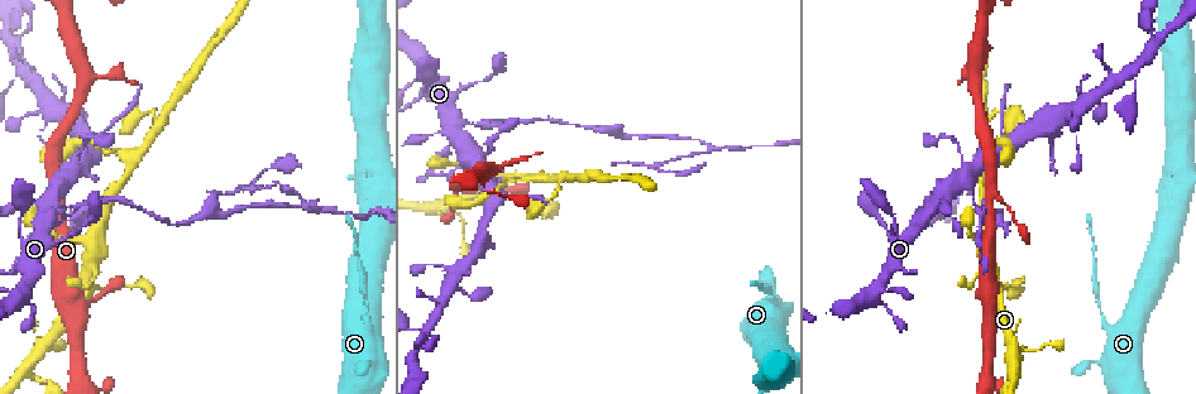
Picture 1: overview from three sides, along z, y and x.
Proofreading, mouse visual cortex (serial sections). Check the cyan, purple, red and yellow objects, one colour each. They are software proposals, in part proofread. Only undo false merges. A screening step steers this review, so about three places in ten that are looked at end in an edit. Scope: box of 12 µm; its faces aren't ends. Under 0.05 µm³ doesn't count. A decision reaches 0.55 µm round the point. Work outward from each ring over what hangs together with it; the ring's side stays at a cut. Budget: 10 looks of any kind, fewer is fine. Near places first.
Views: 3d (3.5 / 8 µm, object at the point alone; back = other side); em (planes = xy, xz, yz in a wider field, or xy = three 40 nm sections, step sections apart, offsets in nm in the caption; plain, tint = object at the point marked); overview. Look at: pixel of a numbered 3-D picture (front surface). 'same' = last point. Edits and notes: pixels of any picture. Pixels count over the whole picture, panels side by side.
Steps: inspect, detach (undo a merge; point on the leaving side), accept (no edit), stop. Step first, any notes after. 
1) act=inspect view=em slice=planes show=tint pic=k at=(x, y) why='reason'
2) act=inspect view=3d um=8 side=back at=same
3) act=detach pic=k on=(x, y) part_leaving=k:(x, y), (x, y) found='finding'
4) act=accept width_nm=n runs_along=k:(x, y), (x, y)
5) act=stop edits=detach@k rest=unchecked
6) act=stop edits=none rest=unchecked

act=inspect view=3d um=3.5 side=back pic=1 at=(984, 376) why='narrows sharply'

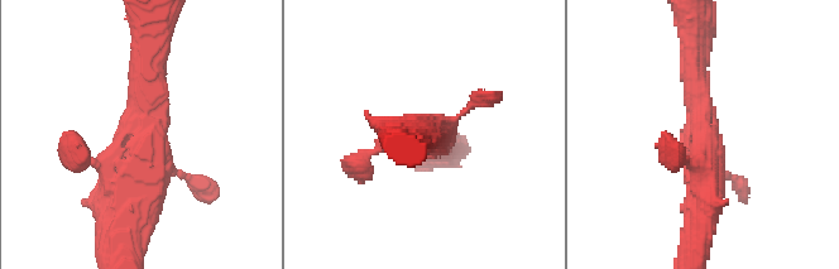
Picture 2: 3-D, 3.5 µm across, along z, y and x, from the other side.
act=inspect view=em slice=xy step=2 show=tint pic=2 at=(142, 128) arms=3 arm_widths_nm=150,200,350

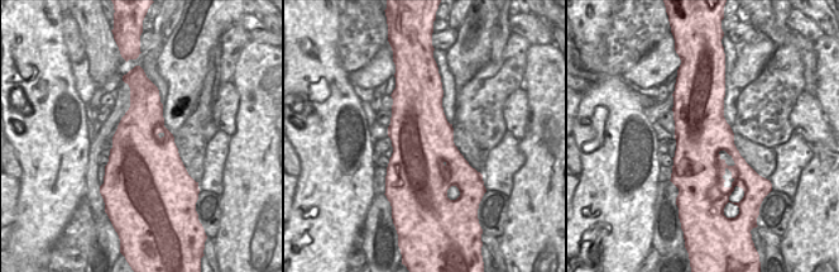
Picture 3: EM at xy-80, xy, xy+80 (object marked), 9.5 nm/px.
act=accept found='continuous, no second cell'

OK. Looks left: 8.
act=inspect view=3d um=3.5 side=back pic=1 at=(1011, 215) why='sudden change in width'

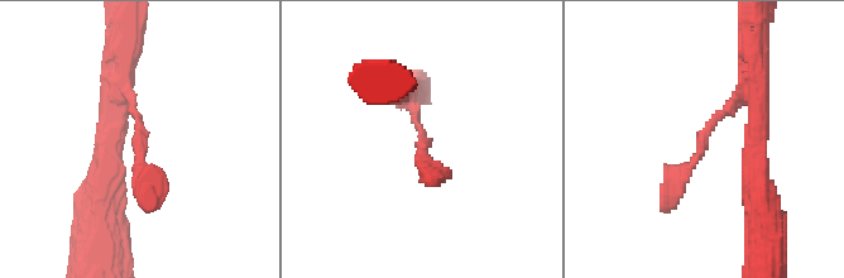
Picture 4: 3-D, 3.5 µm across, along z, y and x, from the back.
act=inspect view=em slice=xy step=3 show=tint pic=4 at=(702, 143)

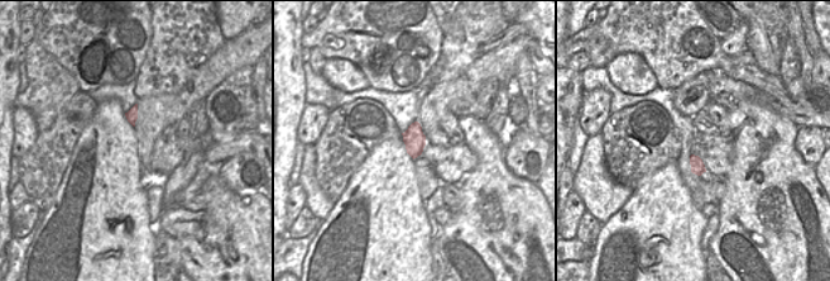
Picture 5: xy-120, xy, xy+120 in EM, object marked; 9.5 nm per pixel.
act=accept width_nm=200 runs_along=4:(754, 94), (703, 133), (665, 211) found='continuous, no second cell'

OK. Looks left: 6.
act=inspect view=3d um=3.5 pic=1 at=(1070, 110) why='narrows sharply'

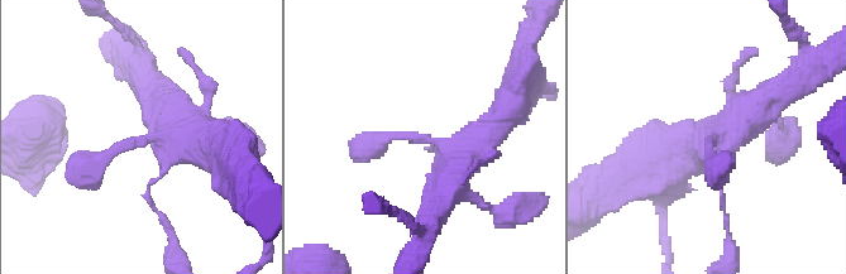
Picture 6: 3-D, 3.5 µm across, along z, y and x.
act=inspect view=em slice=xy step=5 show=tint pic=6 at=(714, 138) why='need the tissue'

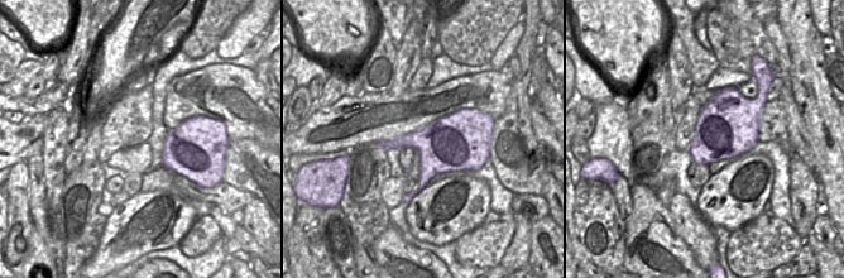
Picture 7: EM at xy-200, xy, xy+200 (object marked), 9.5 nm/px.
act=inspect view=em slice=xy step=2 show=tint at=same why='another direction'

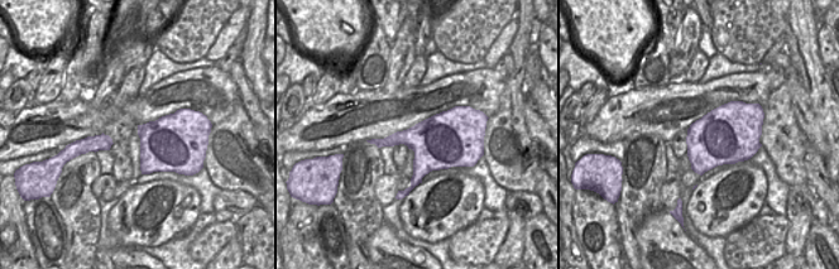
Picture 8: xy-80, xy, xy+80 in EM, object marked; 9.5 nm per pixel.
act=accept found='all the same cell'

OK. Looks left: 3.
act=inspect view=3d um=8 pic=1 at=(1134, 72) why='three-way junction'

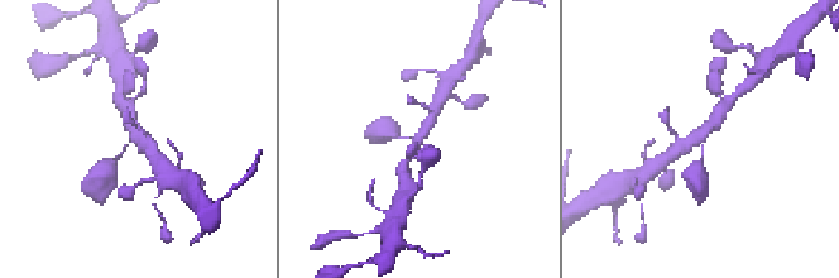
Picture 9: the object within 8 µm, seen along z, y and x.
act=inspect view=em slice=xy step=1 show=tint pic=9 at=(141, 133) arms=3 arm_widths_nm=100,300,300

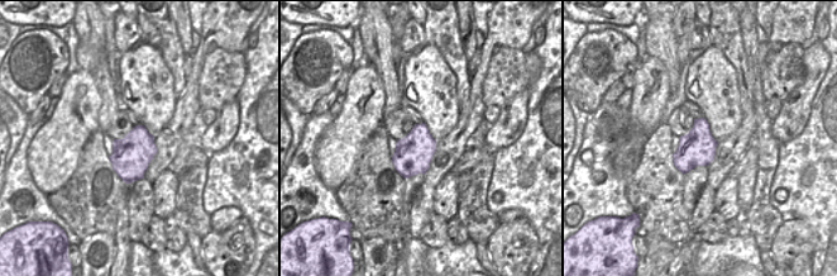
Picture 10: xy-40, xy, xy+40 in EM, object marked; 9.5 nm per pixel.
act=accept runs_along=9:(675, 153), (704, 133), (724, 109) found='one cell here'

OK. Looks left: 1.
act=stop edits=none rest=unchecked

